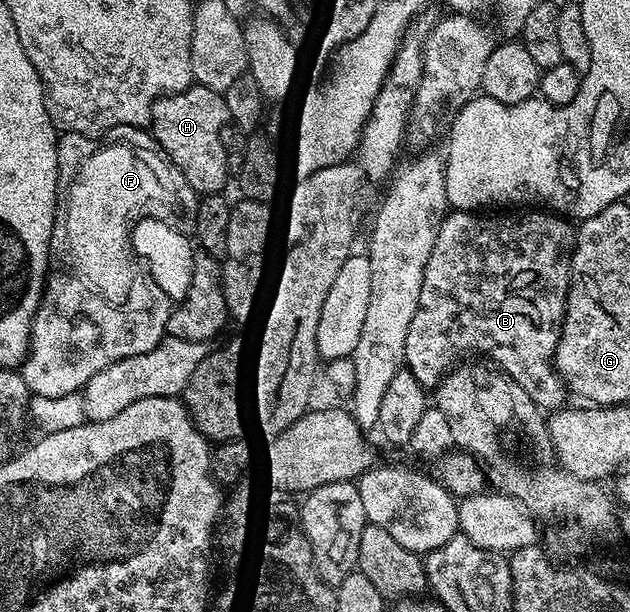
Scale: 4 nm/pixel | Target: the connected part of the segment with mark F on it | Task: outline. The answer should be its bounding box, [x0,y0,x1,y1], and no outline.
[22,126,198,400]

